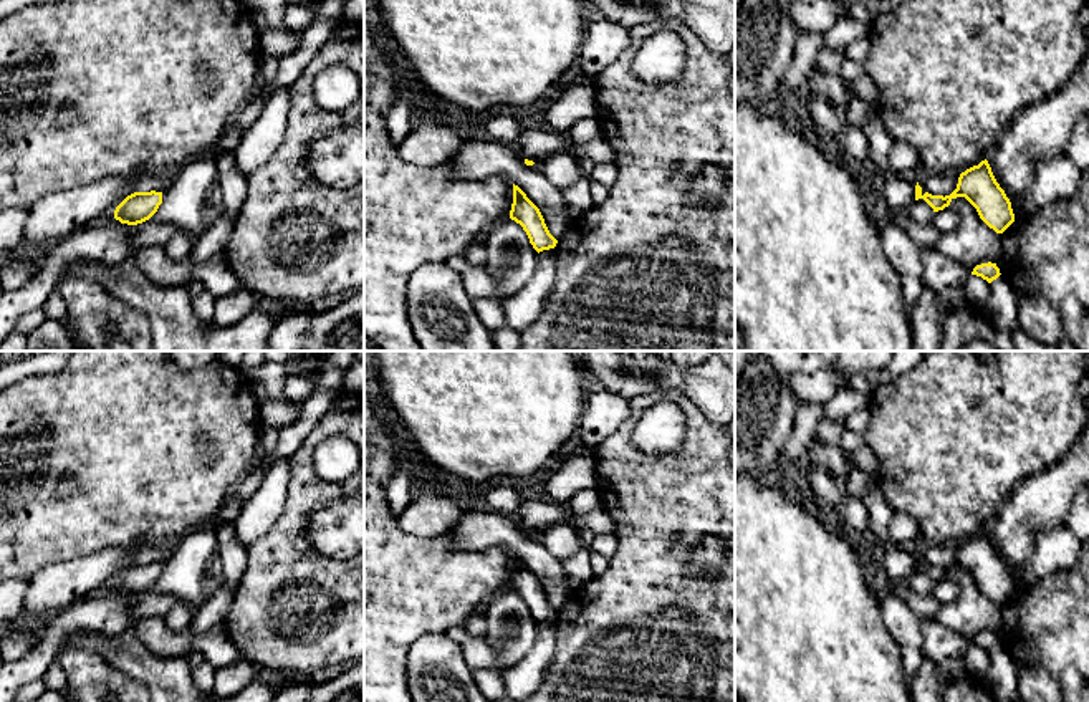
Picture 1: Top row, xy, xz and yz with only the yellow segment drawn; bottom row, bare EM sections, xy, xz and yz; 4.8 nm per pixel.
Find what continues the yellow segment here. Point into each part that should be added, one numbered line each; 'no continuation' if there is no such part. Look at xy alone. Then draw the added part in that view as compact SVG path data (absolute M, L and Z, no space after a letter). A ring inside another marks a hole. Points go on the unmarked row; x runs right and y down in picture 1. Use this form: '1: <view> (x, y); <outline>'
no continuation

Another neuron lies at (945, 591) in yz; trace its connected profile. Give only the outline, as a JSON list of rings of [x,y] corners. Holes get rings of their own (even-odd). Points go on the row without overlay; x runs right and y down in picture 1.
[[[945,578],[943,581],[933,584],[932,596],[940,604],[953,603],[960,596],[960,586],[950,578]]]

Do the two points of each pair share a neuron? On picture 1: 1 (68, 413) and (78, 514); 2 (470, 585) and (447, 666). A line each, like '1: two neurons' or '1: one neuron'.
1: one neuron
2: two neurons

